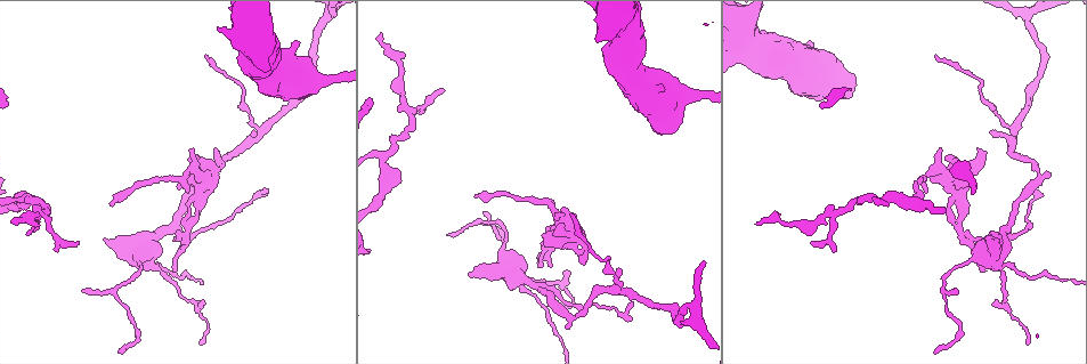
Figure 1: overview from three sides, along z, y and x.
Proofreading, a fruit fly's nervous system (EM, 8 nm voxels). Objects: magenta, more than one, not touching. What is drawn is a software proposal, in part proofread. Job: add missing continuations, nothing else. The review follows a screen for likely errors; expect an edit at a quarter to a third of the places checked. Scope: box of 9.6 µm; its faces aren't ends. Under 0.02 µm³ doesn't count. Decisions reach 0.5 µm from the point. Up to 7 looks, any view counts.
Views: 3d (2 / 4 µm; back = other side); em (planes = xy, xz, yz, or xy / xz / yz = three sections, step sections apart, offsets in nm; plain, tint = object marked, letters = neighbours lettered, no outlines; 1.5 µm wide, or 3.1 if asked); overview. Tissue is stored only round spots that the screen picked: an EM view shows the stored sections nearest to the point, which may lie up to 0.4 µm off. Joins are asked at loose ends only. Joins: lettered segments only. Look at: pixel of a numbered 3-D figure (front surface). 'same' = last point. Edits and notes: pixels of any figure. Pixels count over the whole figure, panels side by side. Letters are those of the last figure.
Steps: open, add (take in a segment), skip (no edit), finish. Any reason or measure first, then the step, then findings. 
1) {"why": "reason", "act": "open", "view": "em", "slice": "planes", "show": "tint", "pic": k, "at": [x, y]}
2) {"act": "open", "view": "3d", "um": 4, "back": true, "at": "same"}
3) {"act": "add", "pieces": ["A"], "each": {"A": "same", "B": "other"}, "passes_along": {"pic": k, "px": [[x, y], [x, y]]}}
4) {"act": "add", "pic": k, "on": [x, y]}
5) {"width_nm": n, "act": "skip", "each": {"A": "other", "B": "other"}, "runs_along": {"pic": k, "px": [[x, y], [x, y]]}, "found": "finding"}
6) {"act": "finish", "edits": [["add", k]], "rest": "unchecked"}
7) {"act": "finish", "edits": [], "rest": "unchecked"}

{"act": "open", "view": "3d", "um": 2, "pic": 1, "at": [474, 194]}

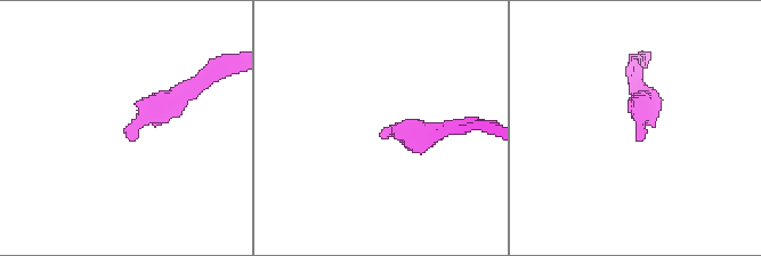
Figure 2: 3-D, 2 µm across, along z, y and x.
{"act": "open", "view": "em", "slice": "planes", "show": "tint", "pic": 2, "at": [132, 141]}

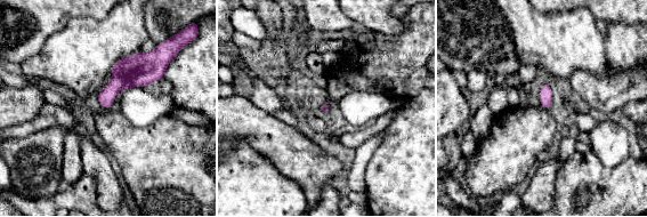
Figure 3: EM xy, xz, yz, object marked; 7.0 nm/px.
{"why": "what lies round it", "act": "open", "view": "em", "slice": "planes", "show": "letters", "at": "same"}

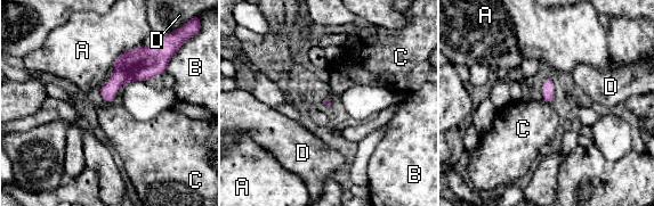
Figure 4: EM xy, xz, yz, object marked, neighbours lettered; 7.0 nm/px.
{"act": "skip", "each": {"A": "other", "B": "other", "C": "other", "D": "other"}, "found": "no lettered segment goes on from it"}

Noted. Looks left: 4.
{"why": "stops while still wide", "act": "open", "view": "em", "slice": "planes", "show": "letters", "pic": 1, "at": [177, 187]}

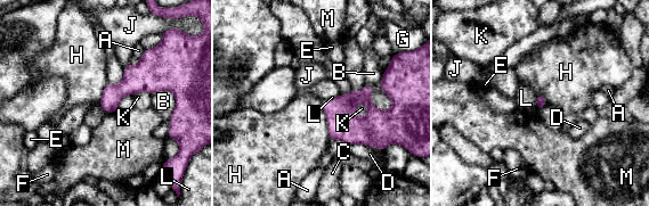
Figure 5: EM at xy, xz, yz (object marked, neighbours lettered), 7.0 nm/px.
{"act": "skip", "each": {"A": "other", "B": "other", "C": "other", "D": "other", "E": "other", "F": "other", "G": "other", "H": "other", "J": "other", "K": "other", "L": "other", "M": "other"}, "border": {"pic": 5, "px": [[124, 67], [122, 79], [108, 83]]}, "found": "none of them fits"}

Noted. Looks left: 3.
{"why": "an open end", "act": "open", "view": "3d", "um": 4, "pic": 1, "at": [103, 239]}

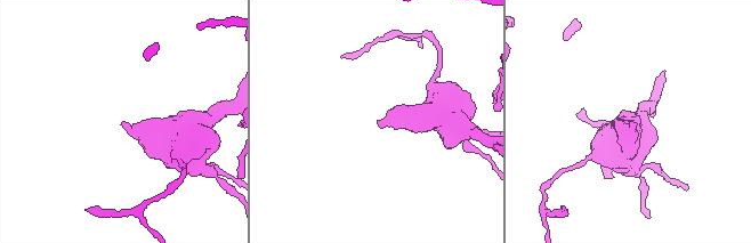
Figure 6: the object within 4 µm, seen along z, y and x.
{"act": "open", "view": "em", "slice": "xy", "step": 4, "show": "tint", "pic": 6, "at": [125, 123]}

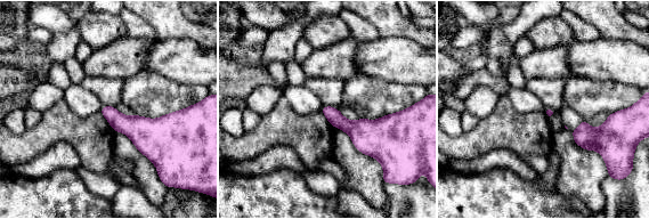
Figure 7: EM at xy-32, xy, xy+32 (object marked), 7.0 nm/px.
{"act": "open", "view": "em", "slice": "yz", "step": 4, "show": "letters", "at": "same"}

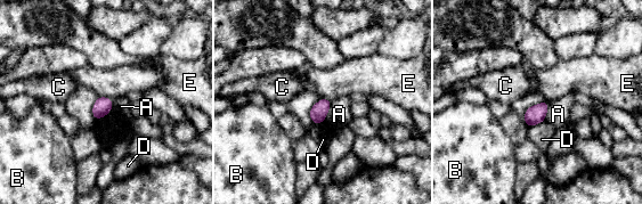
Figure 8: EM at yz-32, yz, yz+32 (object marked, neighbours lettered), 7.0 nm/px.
{"act": "skip", "each": {"A": "other", "B": "other", "C": "other", "D": "other", "E": "other"}, "border": {"pic": 8, "px": [[98, 96], [105, 96], [112, 100]]}, "found": "no lettered segment goes on from it"}

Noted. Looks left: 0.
{"act": "finish", "edits": [], "rest": "unchecked"}

